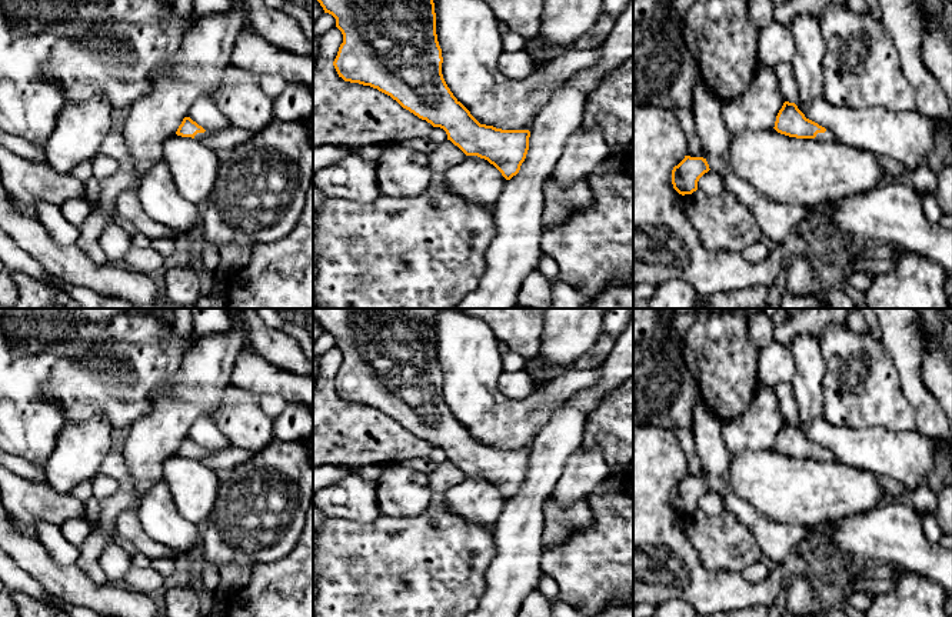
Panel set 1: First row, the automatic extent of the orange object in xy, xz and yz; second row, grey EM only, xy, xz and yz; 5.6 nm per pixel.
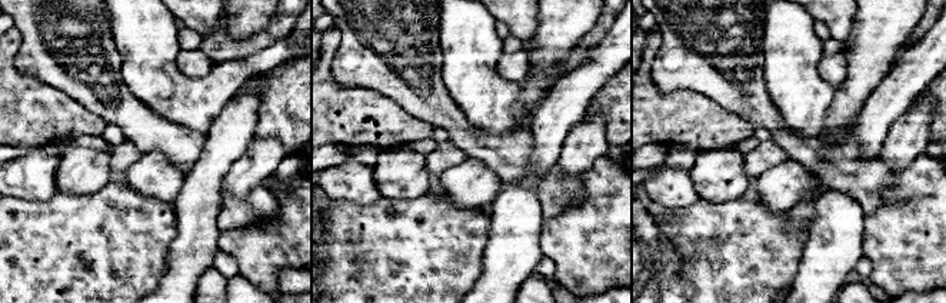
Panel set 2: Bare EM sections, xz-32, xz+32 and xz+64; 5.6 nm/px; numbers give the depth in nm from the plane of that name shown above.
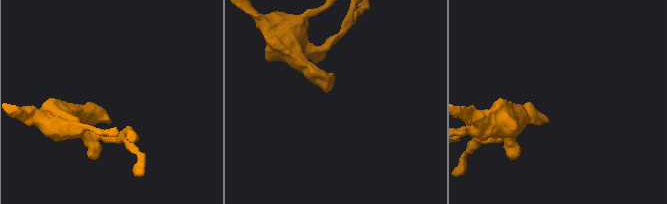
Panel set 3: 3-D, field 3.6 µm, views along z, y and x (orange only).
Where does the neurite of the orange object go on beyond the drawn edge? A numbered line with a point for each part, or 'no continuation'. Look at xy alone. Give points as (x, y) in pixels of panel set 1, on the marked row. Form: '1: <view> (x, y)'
1: xy (223, 140)

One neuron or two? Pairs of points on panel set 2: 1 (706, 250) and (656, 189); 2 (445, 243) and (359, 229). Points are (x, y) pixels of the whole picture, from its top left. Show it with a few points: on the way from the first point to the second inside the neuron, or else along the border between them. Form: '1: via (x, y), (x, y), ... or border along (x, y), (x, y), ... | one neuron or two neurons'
1: border along (699, 197), (690, 205), (668, 207) | two neurons
2: via (423, 243), (380, 243) | one neuron

